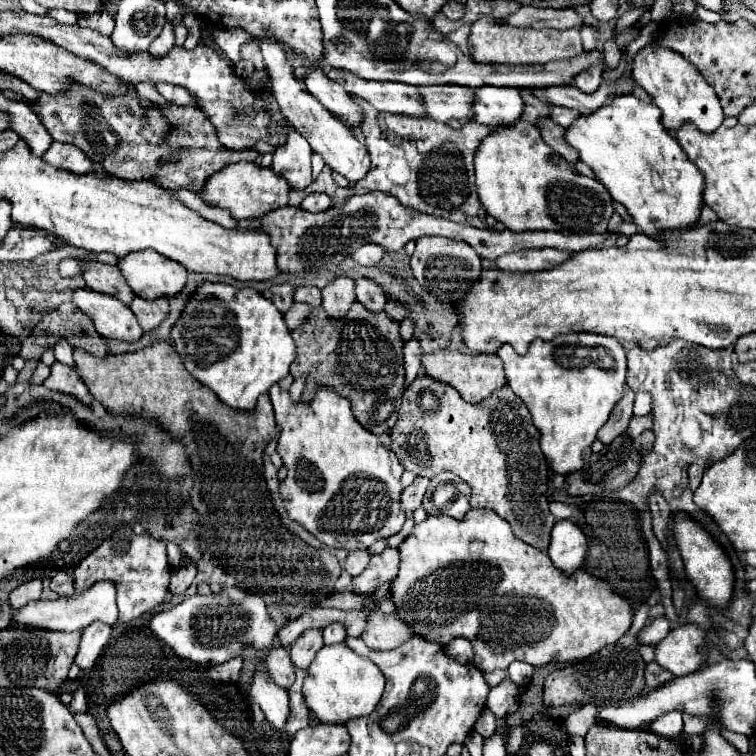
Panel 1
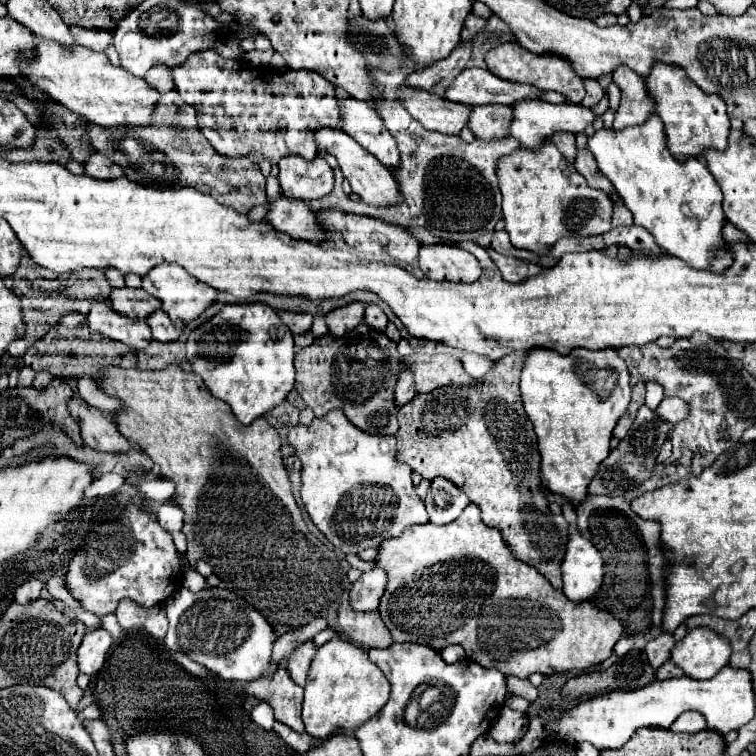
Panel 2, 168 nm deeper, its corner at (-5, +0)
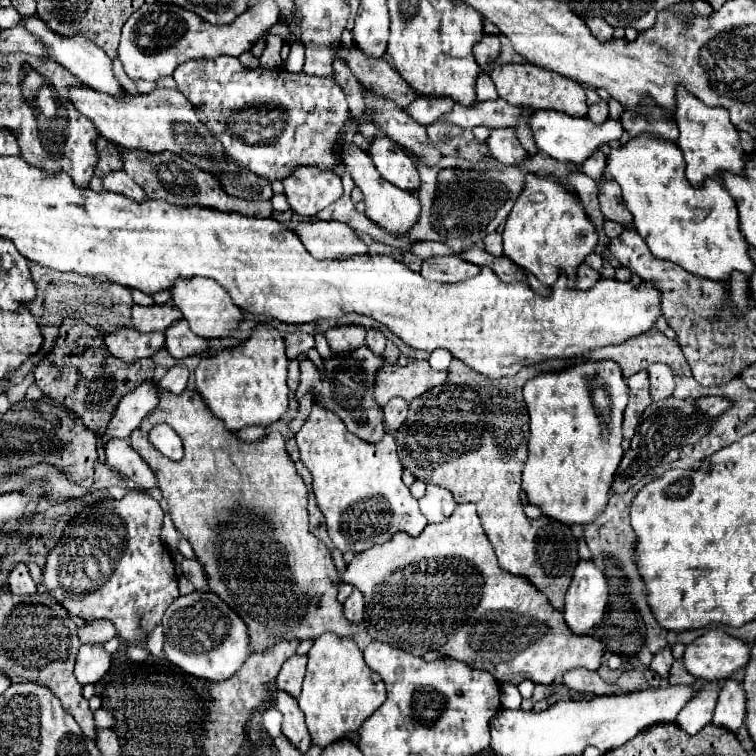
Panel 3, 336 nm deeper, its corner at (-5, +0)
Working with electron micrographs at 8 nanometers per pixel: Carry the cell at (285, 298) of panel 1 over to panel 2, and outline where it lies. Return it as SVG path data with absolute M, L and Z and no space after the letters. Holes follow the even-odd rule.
M279 311L279 317L285 321L285 325L291 329L293 335L303 335L311 329L313 317L309 317L307 313L287 313L287 311Z

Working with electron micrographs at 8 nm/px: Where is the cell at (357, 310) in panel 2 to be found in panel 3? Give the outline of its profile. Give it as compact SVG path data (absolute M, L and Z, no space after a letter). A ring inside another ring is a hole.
M341 325L325 331L329 347L333 353L343 353L357 349L365 343L365 327L361 325Z

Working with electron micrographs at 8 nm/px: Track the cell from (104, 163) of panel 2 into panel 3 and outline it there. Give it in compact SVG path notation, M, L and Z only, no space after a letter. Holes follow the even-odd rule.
M111 171L103 177L103 187L111 189L115 193L123 193L127 197L133 197L137 201L143 201L145 193L143 189L125 173L125 171Z

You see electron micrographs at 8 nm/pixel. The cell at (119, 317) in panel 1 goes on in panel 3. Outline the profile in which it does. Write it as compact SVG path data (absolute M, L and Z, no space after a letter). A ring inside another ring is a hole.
M123 327L103 335L109 353L123 361L135 361L155 355L163 347L163 333L139 333L133 327Z

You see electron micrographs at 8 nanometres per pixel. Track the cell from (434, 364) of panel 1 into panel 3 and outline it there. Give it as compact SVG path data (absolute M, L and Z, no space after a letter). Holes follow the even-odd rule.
M413 359L409 365L383 365L377 377L375 387L375 401L381 407L391 397L403 397L405 401L413 401L415 397L423 395L425 391L443 385L447 381L447 371L431 369L427 359Z

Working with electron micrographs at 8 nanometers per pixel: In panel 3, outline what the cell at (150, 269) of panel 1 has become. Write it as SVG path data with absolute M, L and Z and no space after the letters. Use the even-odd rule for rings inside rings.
M177 277L169 291L173 303L189 323L189 329L199 337L225 337L229 335L229 329L235 327L235 321L241 319L241 309L231 301L227 291L217 281L205 277Z

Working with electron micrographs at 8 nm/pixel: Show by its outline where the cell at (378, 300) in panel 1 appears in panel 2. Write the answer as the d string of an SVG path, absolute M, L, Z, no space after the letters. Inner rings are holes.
M367 305L365 309L365 323L375 331L385 331L387 315L377 305Z

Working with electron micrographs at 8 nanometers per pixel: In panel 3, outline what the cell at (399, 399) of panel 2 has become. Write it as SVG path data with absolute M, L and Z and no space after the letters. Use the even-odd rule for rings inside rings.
M395 397L393 401L389 401L383 407L383 411L385 411L385 429L387 431L401 427L401 423L407 419L407 407L409 407L409 403L405 399L399 399L399 397Z

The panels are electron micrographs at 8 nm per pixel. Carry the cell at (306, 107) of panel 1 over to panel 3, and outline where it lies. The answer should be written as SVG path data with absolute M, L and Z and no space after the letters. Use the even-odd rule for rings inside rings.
M353 145L345 147L345 161L343 161L345 169L349 171L349 175L353 177L355 185L361 189L363 193L363 201L365 201L365 215L371 217L371 221L379 223L383 229L387 229L389 233L405 233L407 227L411 227L417 217L419 217L419 199L411 193L411 191L403 191L399 187L395 187L393 183L389 183L387 179L379 177L379 171L375 169L373 161L367 157L367 153Z

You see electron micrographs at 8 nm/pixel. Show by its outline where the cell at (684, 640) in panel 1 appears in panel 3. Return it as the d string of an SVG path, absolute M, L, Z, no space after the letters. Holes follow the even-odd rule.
M713 629L685 647L683 663L695 679L719 681L723 677L731 677L735 669L741 669L747 663L747 657L749 645L725 631Z

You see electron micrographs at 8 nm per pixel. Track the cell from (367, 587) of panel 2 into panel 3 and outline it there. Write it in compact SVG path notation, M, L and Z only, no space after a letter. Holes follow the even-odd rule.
M353 589L353 593L347 597L347 601L343 603L345 607L345 617L349 621L361 621L363 613L365 613L365 599L363 593L359 589Z

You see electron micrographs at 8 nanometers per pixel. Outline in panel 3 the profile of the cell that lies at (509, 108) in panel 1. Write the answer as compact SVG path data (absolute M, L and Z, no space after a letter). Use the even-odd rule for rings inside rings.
M537 109L529 117L529 127L533 133L533 141L537 149L557 161L581 165L593 151L597 151L603 143L611 143L621 139L623 127L617 119L607 117L603 123L593 123L589 117L571 117L567 113L559 113L553 109Z

